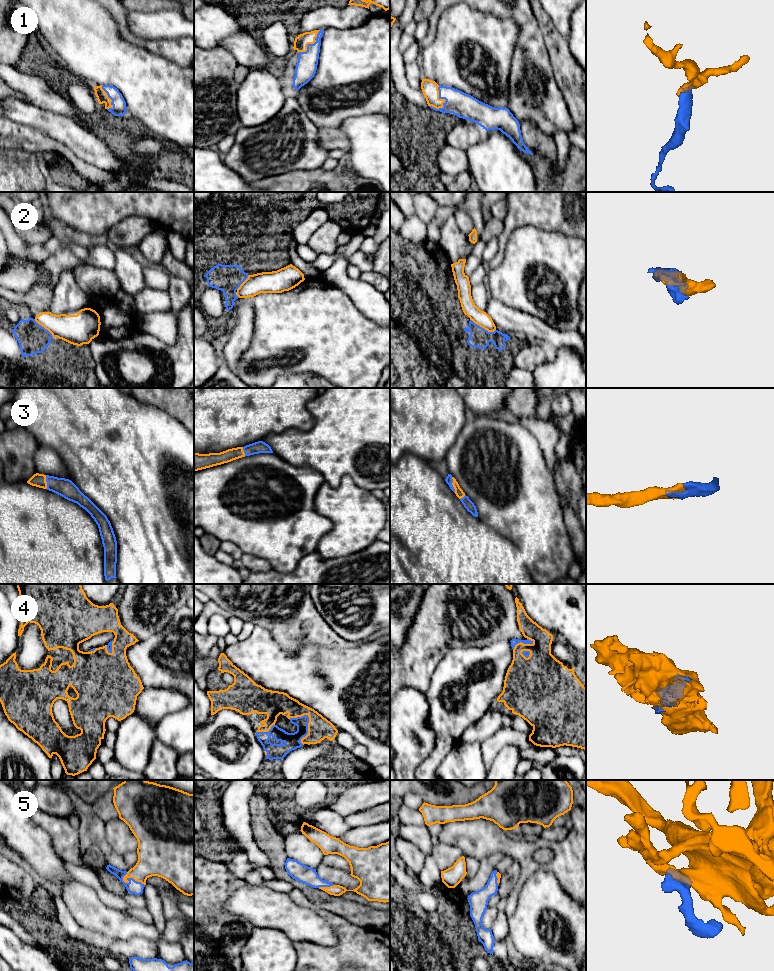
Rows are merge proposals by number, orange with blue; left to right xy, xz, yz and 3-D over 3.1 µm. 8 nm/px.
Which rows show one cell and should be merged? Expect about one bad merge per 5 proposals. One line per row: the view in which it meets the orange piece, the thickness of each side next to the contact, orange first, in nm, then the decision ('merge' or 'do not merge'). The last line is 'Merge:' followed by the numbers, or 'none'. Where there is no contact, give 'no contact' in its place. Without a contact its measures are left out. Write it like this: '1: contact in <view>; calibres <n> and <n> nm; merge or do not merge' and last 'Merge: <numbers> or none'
1: contact in yz; calibres 130 and 200 nm; merge
2: contact in yz; calibres 120 and 160 nm; do not merge
3: contact in yz; calibres 70 and 60 nm; merge
4: contact in xz; calibres 190 and 130 nm; merge
5: contact in xy; calibres 280 and 110 nm; merge
Merge: 1, 3, 4, 5

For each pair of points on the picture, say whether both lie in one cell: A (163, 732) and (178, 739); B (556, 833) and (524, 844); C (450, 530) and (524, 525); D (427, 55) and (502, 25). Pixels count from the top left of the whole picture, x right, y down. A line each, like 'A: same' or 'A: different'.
A: same
B: different
C: different
D: same

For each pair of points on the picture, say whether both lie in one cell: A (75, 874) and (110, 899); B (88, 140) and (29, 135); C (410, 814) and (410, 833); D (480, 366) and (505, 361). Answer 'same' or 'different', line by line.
A: same
B: different
C: different
D: same

